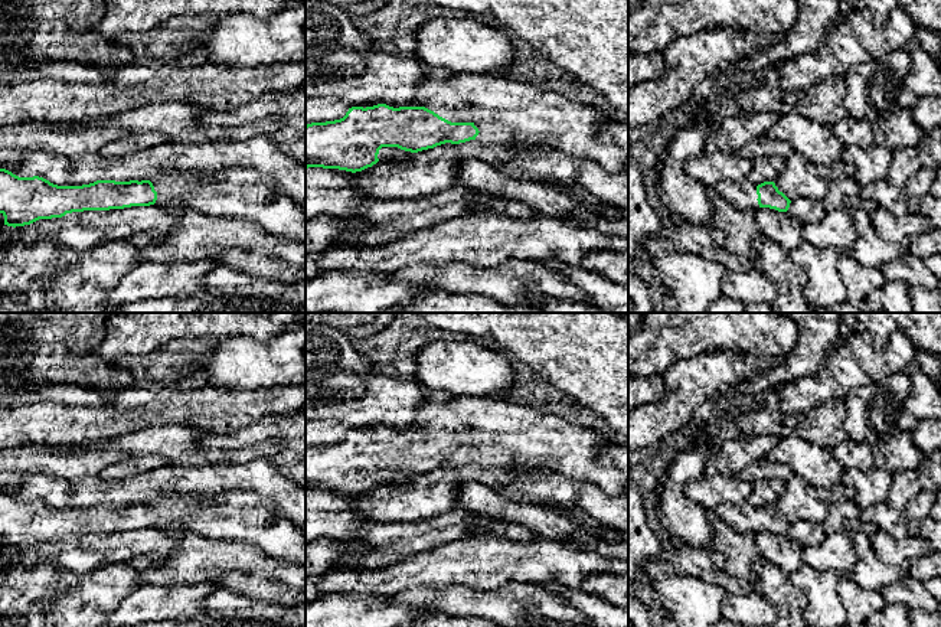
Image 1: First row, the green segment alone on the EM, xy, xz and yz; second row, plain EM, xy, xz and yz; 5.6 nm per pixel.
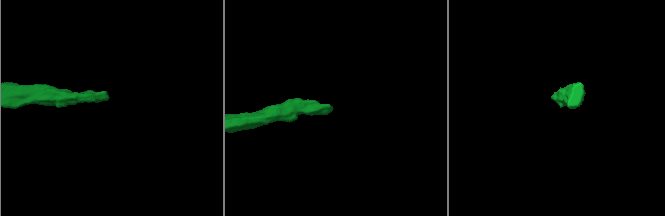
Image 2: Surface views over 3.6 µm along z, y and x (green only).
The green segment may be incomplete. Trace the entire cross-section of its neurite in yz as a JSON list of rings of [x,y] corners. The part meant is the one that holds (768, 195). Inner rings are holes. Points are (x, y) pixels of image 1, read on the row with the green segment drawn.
[[[725,180],[716,184],[712,192],[738,209],[770,208],[778,212],[787,212],[791,203],[774,182],[764,182],[755,186],[749,180],[741,183]]]

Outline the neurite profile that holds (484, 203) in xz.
[[[476,190],[476,193],[476,206],[465,212],[467,216],[499,213],[517,221],[527,221],[538,213],[535,208],[520,200],[503,199],[478,190]]]

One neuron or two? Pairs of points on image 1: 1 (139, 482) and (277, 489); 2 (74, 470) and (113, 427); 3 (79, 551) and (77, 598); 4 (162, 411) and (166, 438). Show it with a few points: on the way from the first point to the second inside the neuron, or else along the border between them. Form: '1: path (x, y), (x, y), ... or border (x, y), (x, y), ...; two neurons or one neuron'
1: path (173, 480), (242, 479); one neuron
2: border (46, 444), (79, 448); two neurons
3: border (111, 562), (97, 565), (79, 575); two neurons
4: border (196, 430), (188, 425), (163, 424), (130, 433); two neurons

